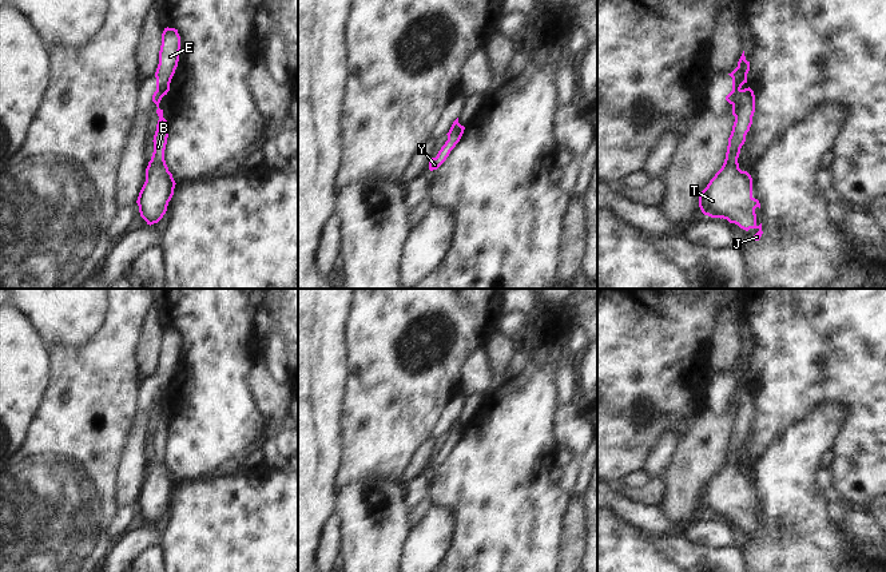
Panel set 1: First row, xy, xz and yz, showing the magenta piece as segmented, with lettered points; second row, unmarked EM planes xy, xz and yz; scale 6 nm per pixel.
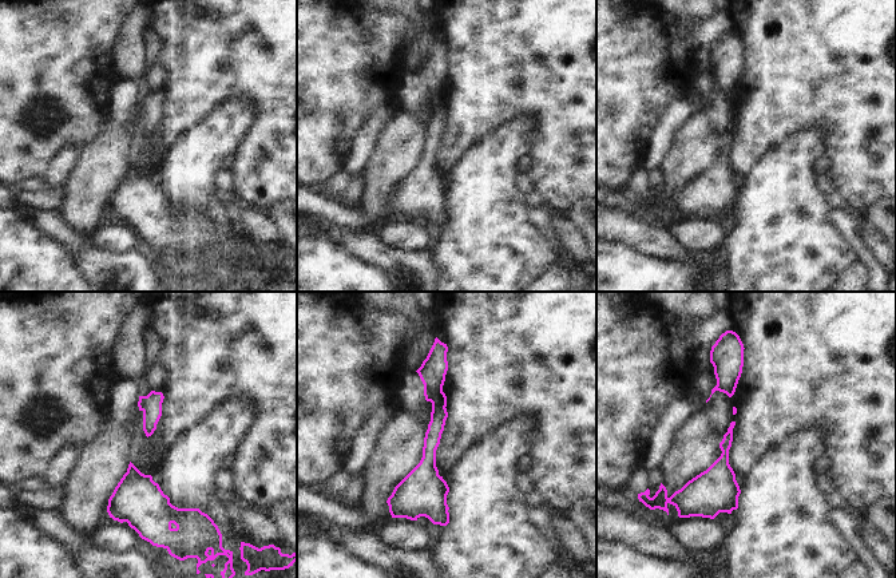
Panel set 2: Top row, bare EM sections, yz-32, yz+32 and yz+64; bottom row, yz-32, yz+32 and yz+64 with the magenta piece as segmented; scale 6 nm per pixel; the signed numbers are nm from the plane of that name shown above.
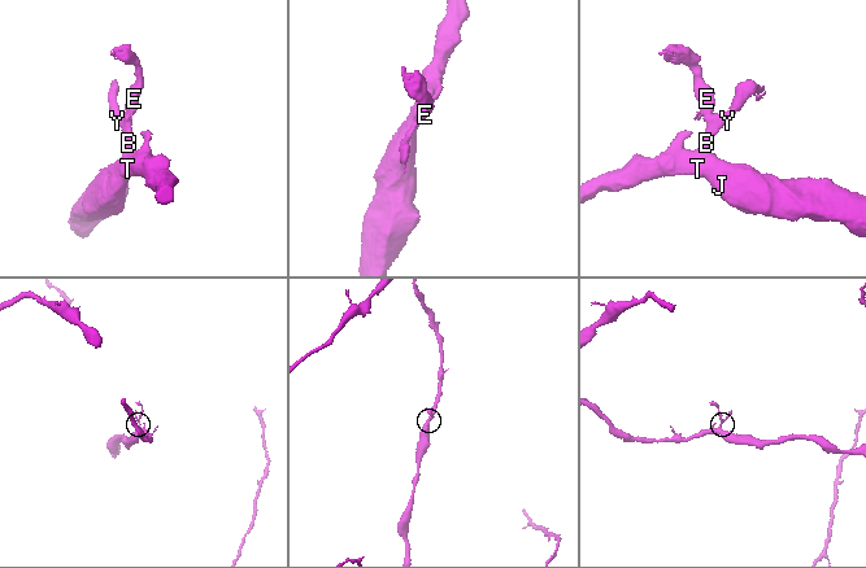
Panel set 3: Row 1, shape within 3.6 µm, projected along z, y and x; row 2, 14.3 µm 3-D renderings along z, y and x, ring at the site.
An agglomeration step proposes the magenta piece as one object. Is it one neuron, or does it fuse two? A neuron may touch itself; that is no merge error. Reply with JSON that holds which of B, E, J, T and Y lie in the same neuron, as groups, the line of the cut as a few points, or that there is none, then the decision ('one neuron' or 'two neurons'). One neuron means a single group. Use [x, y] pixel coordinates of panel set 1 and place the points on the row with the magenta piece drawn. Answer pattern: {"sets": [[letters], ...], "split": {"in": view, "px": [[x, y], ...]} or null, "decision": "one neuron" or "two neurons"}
{"sets": [["B", "J", "T", "Y"], ["E"]], "split": {"in": "yz", "px": [[739, 88], [730, 103]]}, "decision": "two neurons"}

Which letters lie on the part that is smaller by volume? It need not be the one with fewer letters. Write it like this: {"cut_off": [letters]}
{"cut_off": ["E"]}

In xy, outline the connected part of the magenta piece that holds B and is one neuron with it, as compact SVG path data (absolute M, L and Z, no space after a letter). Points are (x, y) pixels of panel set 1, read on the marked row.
M158 96L155 102L159 120L152 140L154 152L146 168L146 182L136 200L140 217L150 226L158 223L166 214L176 184L164 160L168 131L167 120L163 118L163 110L159 108L162 98Z

